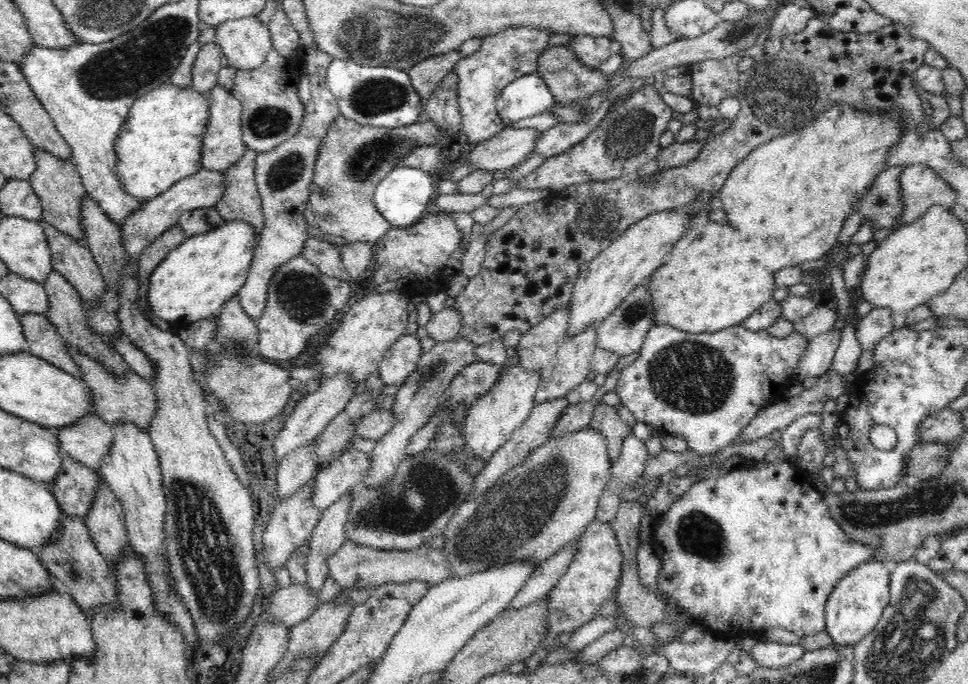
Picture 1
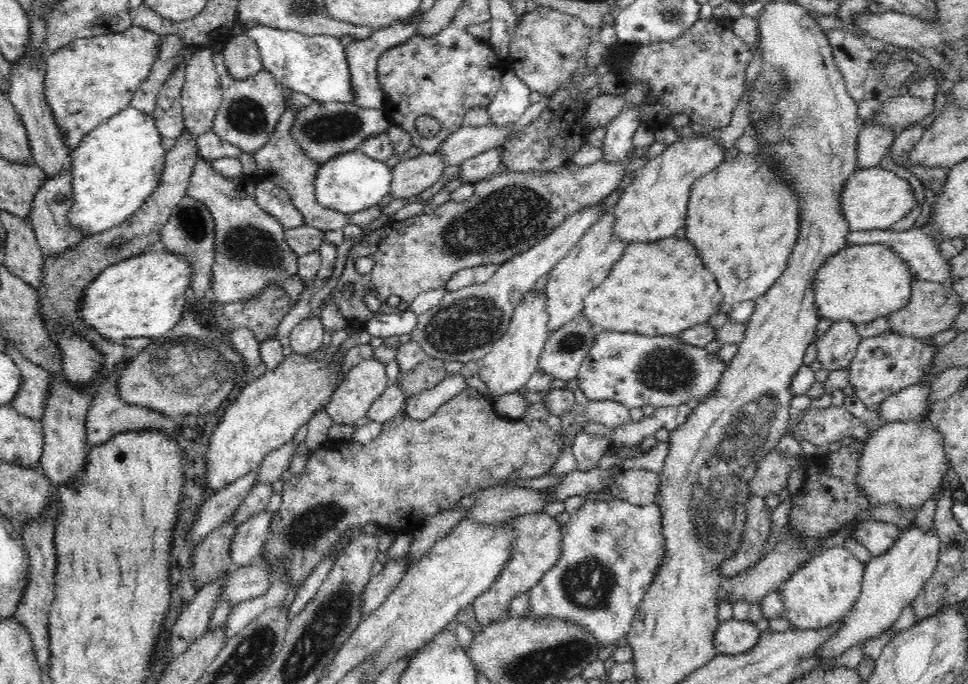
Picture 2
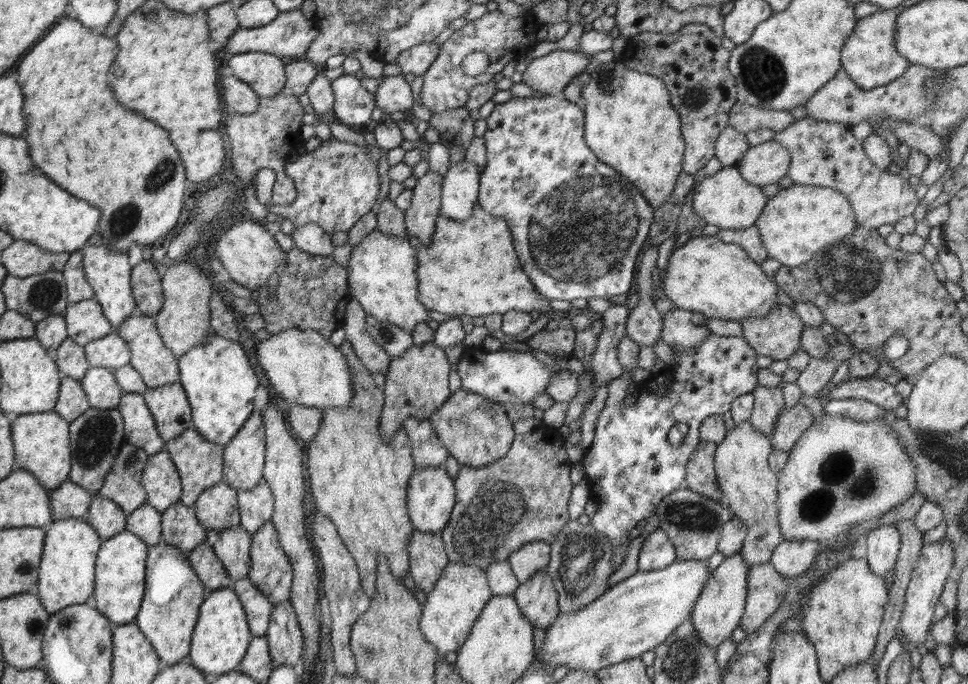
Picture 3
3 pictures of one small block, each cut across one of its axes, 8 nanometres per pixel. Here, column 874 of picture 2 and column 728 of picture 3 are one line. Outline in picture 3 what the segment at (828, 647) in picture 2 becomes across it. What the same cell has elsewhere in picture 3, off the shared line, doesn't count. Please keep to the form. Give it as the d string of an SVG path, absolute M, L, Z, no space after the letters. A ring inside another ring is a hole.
M740 553L726 560L714 570L712 578L706 582L704 590L692 611L691 622L698 636L710 647L716 650L719 644L727 638L731 638L733 630L739 627L745 612L746 579L748 579L748 566L742 560Z

